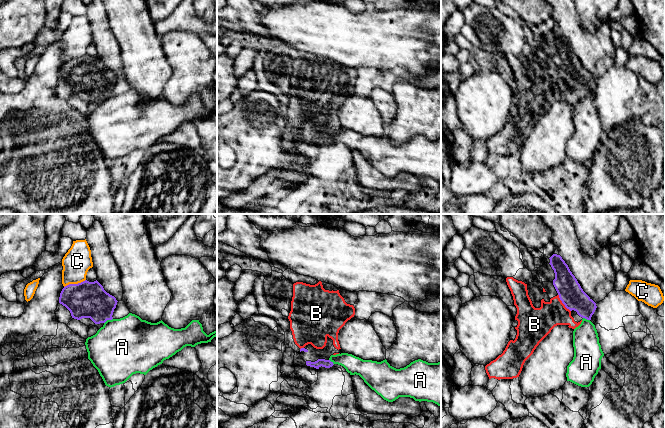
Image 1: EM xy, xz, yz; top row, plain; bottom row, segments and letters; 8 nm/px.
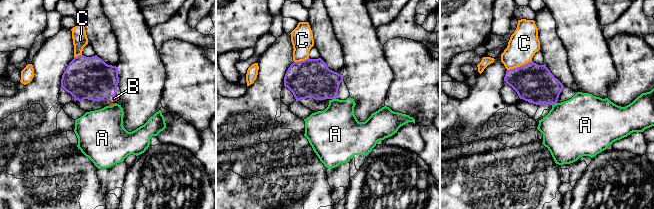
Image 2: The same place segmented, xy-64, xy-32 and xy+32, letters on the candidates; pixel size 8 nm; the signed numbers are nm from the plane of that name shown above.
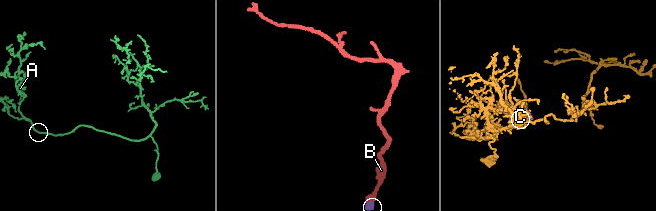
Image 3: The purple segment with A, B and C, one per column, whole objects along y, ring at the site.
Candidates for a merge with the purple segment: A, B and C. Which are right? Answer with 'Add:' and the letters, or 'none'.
Add: B

